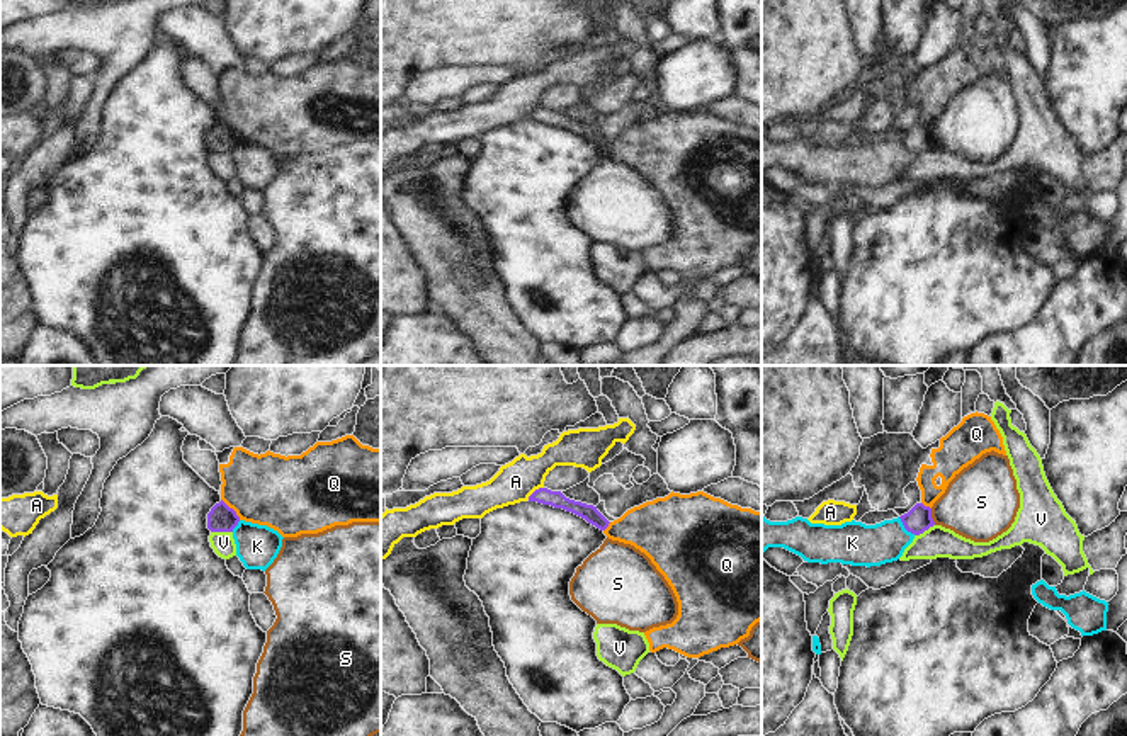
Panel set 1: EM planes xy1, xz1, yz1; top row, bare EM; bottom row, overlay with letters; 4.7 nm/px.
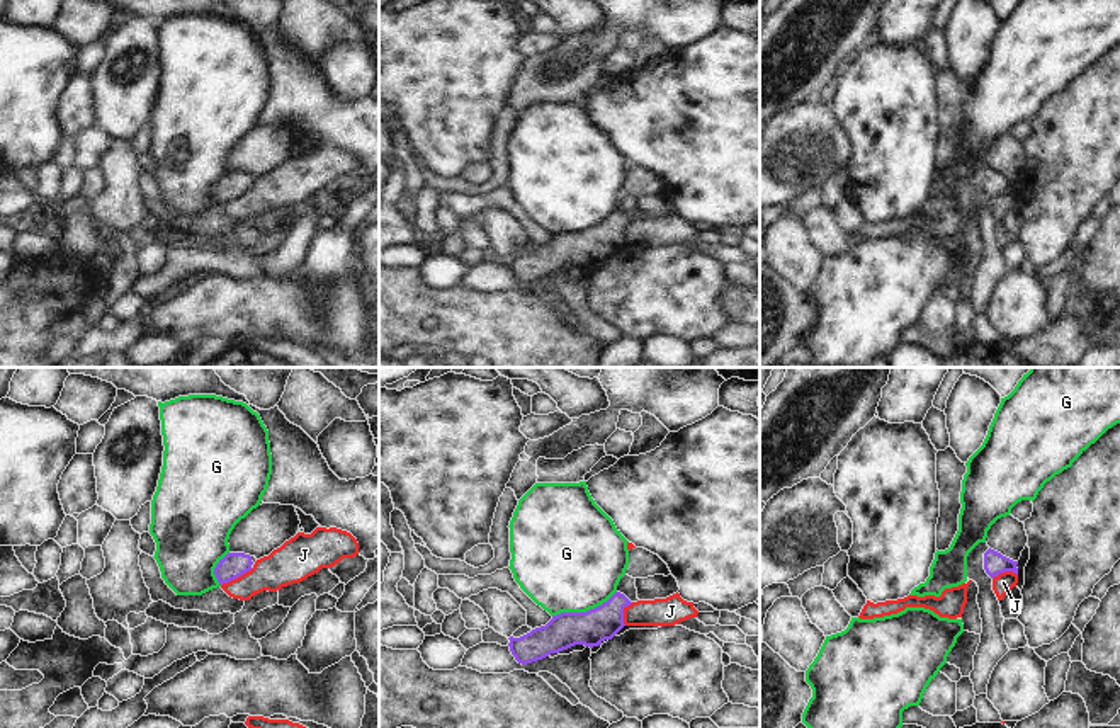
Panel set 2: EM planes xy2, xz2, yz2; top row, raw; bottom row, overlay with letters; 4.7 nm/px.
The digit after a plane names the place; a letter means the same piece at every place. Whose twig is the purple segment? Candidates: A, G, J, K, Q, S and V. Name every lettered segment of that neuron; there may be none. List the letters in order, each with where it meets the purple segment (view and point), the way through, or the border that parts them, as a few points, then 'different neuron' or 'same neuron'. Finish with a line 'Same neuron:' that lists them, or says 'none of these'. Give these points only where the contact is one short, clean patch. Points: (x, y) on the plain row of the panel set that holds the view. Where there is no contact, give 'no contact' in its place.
A: meets purple in xz1 at (534, 111); border along xz1 (543, 106), (527, 118); different neuron
G: meets purple in xz2 at (583, 232); border along xz2 (616, 210), (593, 227), (561, 230), (553, 235); different neuron
J: meets purple in xy2 at (237, 196); border along xy2 (252, 187), (221, 204); different neuron
K: meets purple in yz1 at (905, 147); border along yz1 (898, 136), (915, 153); different neuron
Q: meets purple in xy1 at (232, 128); border along xy1 (221, 118), (240, 138); different neuron
S: meets purple in yz1 at (930, 136); border along yz1 (930, 128), (930, 136), (935, 143); different neuron
V: meets purple in xy1 at (221, 150); border along xy1 (211, 150), (232, 152); different neuron
Same neuron: none of these

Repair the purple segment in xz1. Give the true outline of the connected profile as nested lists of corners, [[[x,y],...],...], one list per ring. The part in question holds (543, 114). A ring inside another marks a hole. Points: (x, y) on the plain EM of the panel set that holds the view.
[[[547,107],[535,109],[529,121],[537,121],[542,124],[551,124],[554,127],[563,127],[566,131],[571,131],[581,138],[585,138],[588,143],[595,144],[600,150],[605,150],[609,146],[609,139],[597,129],[593,124],[586,124],[581,121],[575,121],[566,117],[561,110],[551,110]]]

